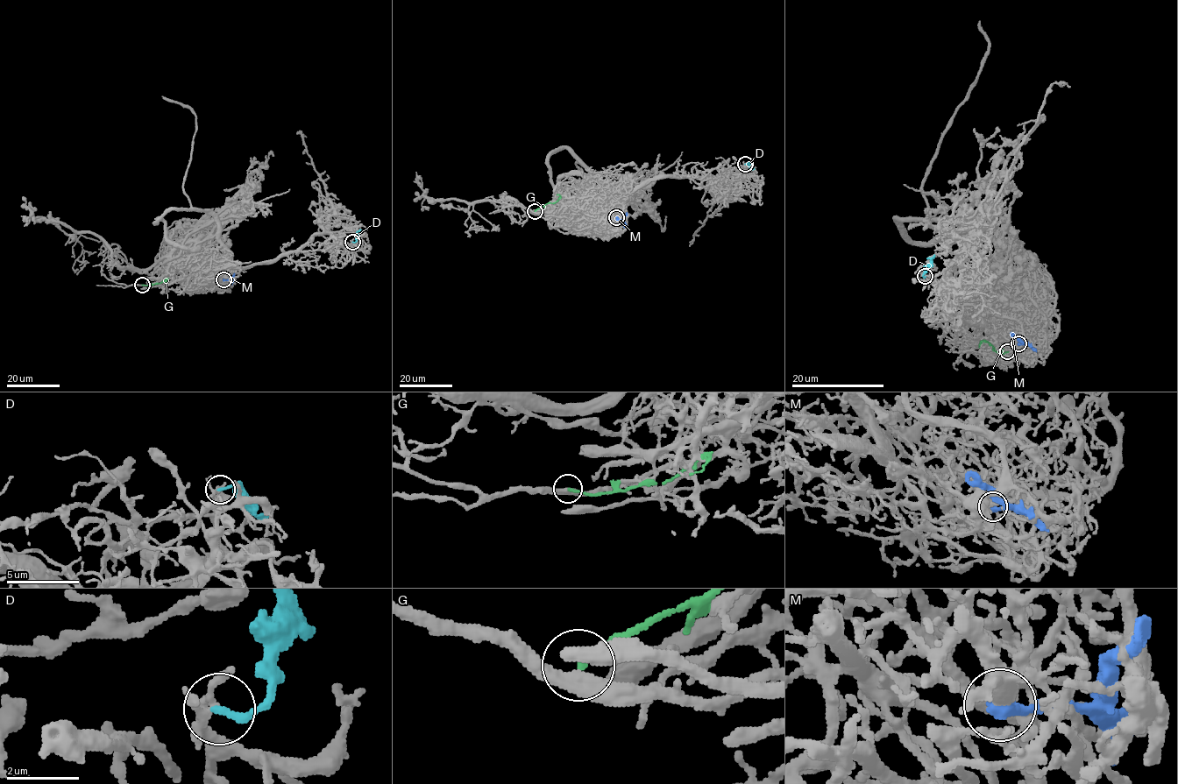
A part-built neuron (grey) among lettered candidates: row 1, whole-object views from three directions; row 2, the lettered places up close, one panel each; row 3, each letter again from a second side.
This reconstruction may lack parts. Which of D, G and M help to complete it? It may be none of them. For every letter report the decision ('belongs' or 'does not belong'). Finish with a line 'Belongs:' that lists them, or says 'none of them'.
D: does not belong
G: does not belong
M: does not belong
Belongs: none of them

